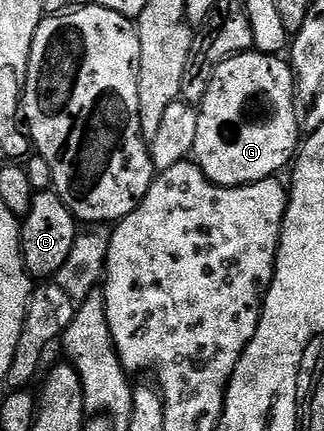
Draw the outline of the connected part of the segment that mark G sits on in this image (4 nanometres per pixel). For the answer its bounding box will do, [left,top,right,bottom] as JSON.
[191,52,303,186]

